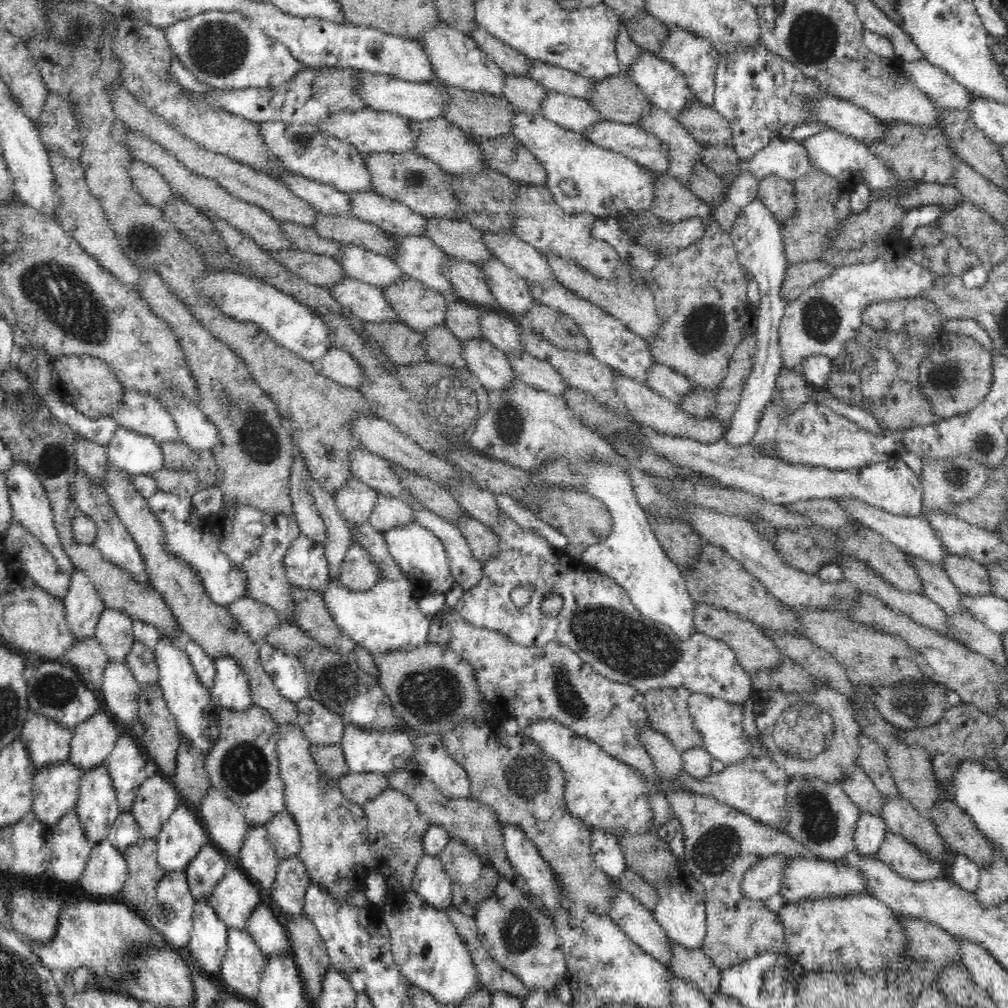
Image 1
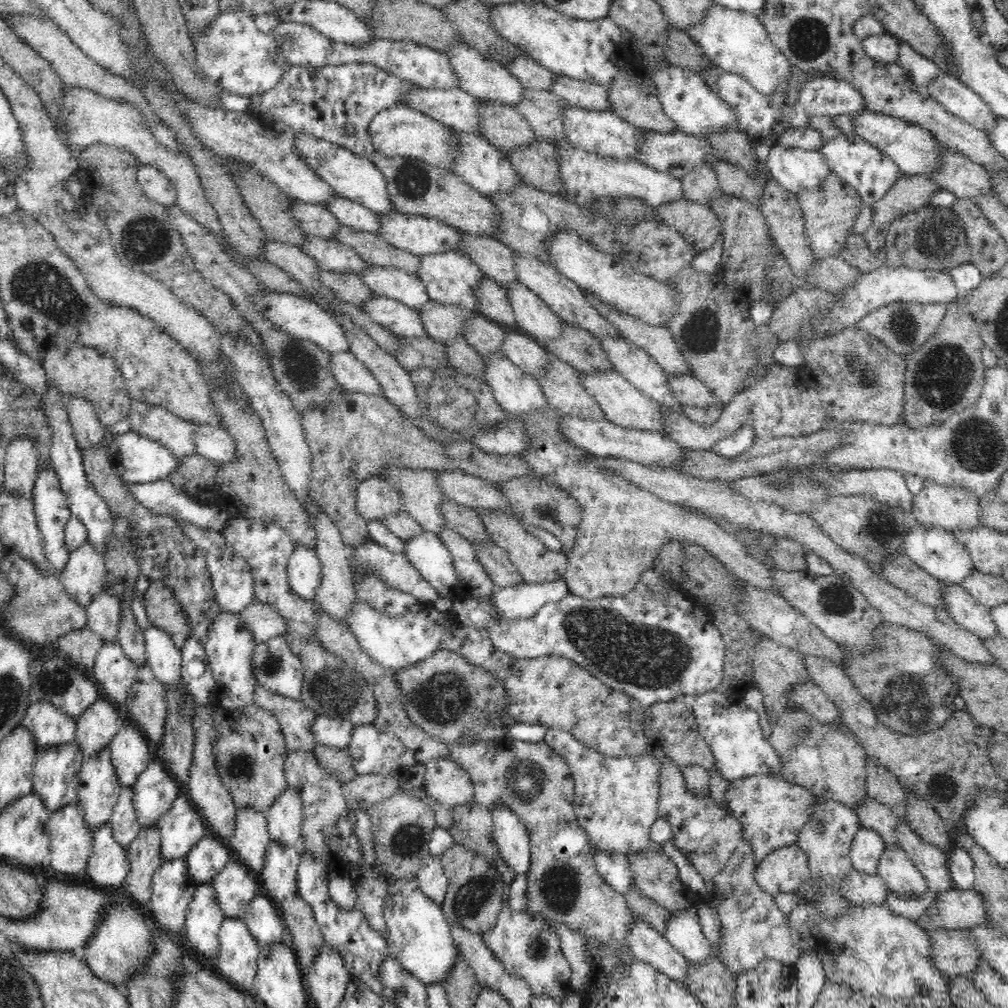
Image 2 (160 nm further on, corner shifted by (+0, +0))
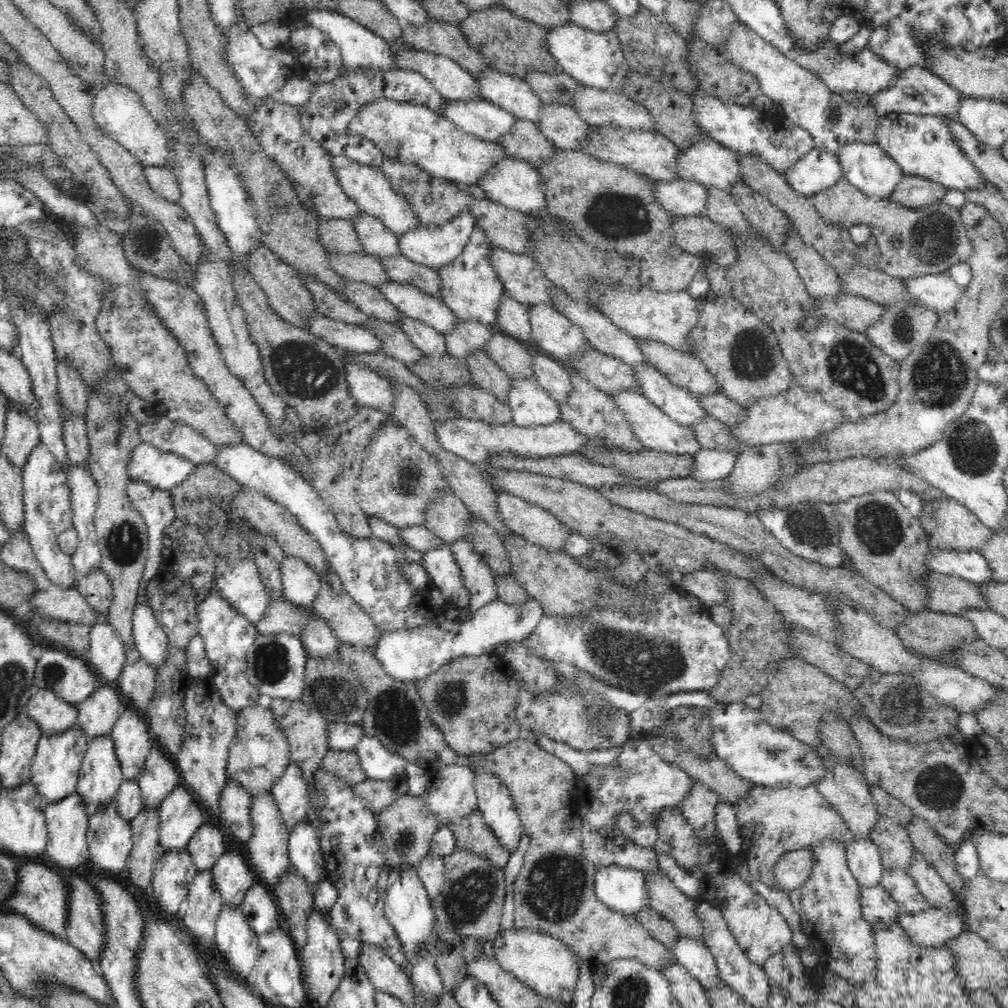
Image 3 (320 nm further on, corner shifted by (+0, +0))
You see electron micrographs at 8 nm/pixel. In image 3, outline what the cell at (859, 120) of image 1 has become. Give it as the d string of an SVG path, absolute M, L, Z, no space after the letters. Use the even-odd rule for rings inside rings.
M888 113L880 118L878 124L877 145L898 164L904 175L923 177L962 193L983 188L985 179L954 141L944 117Z

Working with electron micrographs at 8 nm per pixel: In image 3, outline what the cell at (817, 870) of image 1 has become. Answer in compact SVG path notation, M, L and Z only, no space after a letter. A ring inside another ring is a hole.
M881 886L861 887L860 904L863 917L875 928L889 926L899 919L899 908Z

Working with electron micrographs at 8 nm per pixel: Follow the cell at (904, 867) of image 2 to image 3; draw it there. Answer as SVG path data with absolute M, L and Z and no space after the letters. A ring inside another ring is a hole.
M903 870L883 871L880 884L896 901L899 914L916 914L926 910L928 903L922 897L914 879Z

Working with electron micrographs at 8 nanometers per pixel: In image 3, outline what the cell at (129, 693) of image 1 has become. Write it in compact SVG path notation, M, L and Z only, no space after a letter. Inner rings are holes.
M109 623L91 626L90 644L85 659L90 668L98 672L104 684L116 687L118 676L124 668L126 650L123 641Z

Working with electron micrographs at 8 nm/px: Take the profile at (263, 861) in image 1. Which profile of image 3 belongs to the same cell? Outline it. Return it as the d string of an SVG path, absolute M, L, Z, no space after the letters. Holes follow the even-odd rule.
M228 777L226 786L222 789L219 820L228 828L229 834L247 845L253 832L253 822L250 816L251 796L240 784Z

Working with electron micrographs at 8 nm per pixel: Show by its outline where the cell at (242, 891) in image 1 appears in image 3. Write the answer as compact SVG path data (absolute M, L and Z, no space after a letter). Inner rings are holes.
M236 852L224 853L211 868L215 886L222 895L223 905L240 905L250 886L254 884L256 872Z

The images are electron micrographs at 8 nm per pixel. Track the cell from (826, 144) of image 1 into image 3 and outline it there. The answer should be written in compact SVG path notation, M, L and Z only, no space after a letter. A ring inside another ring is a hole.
M854 142L839 150L837 156L842 166L843 178L874 201L890 199L892 192L905 176L898 164L892 158L889 158L885 150L877 144L870 145L869 143Z

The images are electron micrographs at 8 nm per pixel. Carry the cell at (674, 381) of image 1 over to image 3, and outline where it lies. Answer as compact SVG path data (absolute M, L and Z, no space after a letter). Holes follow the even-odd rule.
M706 394L706 396L700 396L698 401L707 415L730 428L734 428L738 422L742 422L747 414L742 406L724 394Z

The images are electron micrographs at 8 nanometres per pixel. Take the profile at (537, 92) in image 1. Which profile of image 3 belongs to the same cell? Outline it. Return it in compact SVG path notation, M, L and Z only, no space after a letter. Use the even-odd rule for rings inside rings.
M566 104L543 105L537 128L557 150L579 150L595 134L597 127L587 123L574 107Z

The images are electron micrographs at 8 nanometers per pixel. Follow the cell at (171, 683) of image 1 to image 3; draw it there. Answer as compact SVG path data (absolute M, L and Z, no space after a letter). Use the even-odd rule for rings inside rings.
M146 598L137 601L132 618L132 637L139 654L154 668L168 659L168 636L155 618Z

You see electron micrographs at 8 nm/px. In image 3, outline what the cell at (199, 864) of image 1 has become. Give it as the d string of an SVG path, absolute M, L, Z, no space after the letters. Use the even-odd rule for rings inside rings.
M202 823L198 832L188 843L187 849L199 871L211 870L214 863L224 854L224 834L219 827Z

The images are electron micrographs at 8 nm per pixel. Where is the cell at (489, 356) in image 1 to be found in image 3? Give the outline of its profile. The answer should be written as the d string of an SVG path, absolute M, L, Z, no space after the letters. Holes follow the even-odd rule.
M532 378L512 379L508 404L516 426L546 426L561 420L561 409Z

